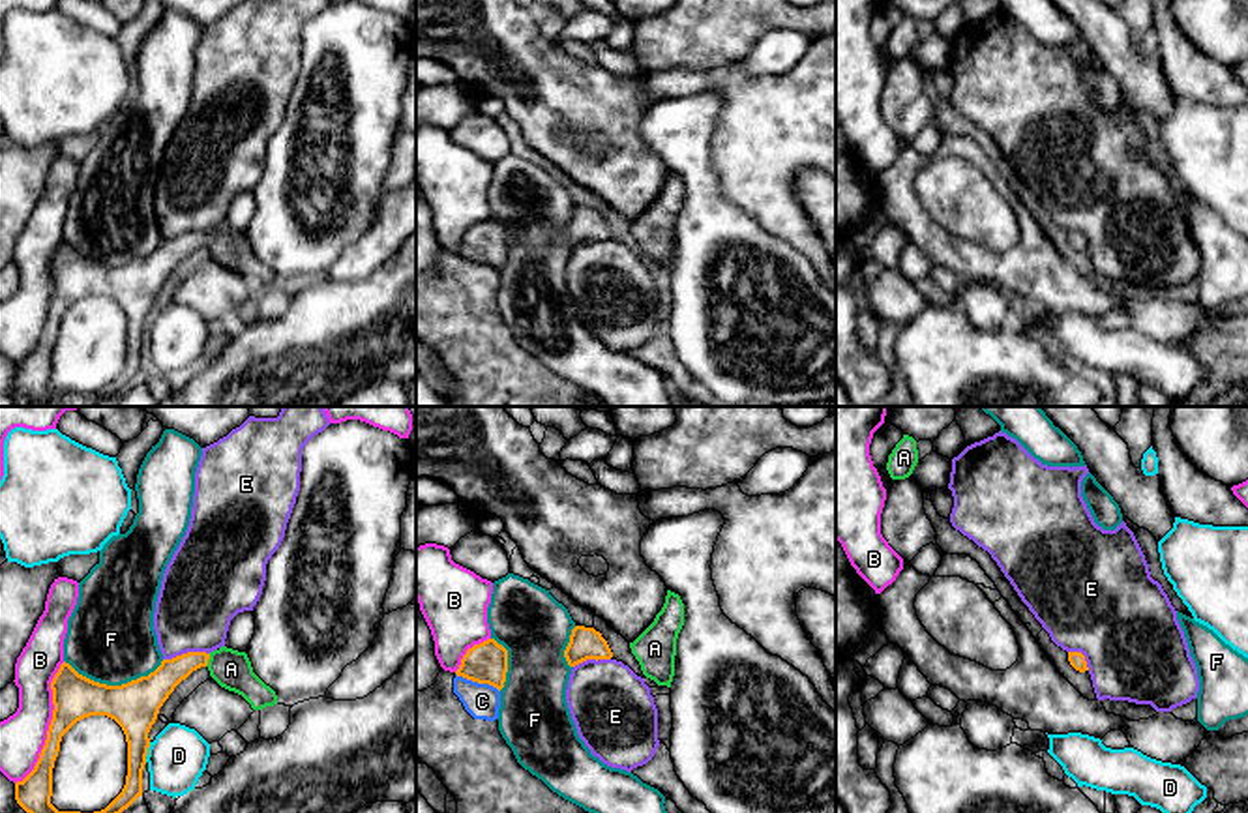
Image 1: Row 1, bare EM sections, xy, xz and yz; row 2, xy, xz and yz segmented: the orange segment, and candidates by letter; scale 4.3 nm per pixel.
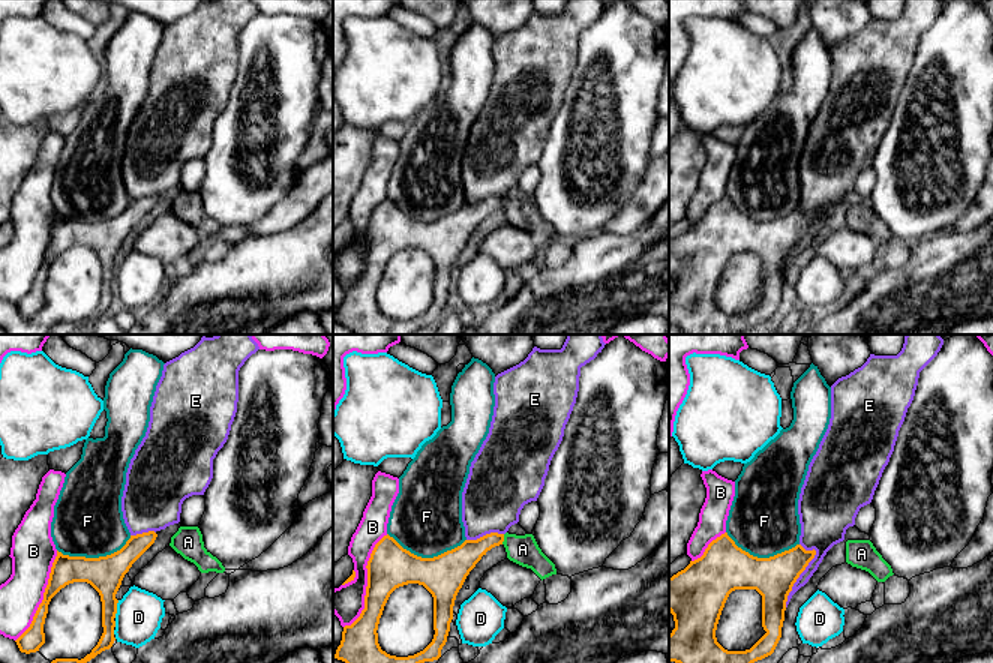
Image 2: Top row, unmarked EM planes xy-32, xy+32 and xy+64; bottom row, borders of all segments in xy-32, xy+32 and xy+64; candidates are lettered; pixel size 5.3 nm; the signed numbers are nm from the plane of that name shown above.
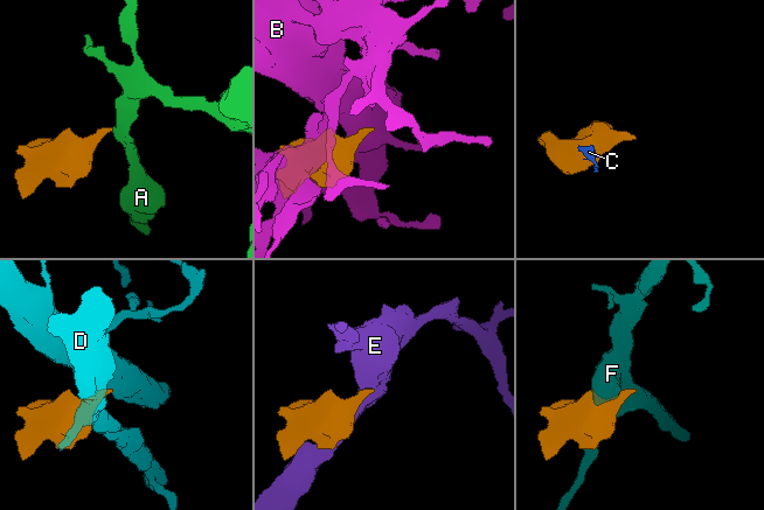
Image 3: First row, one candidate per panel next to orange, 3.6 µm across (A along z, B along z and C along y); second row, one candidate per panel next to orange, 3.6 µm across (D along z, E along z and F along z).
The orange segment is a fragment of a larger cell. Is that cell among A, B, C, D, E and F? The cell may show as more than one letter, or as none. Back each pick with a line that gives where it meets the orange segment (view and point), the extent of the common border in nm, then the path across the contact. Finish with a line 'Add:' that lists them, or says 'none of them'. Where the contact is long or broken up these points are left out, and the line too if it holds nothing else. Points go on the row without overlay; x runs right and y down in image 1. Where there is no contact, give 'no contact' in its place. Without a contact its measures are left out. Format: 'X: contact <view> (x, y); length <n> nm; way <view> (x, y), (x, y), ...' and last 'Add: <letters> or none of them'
A: contact xy (208, 238); length 60 nm; way xy (160, 265), (182, 246), (208, 238), (231, 250)
Add: A

